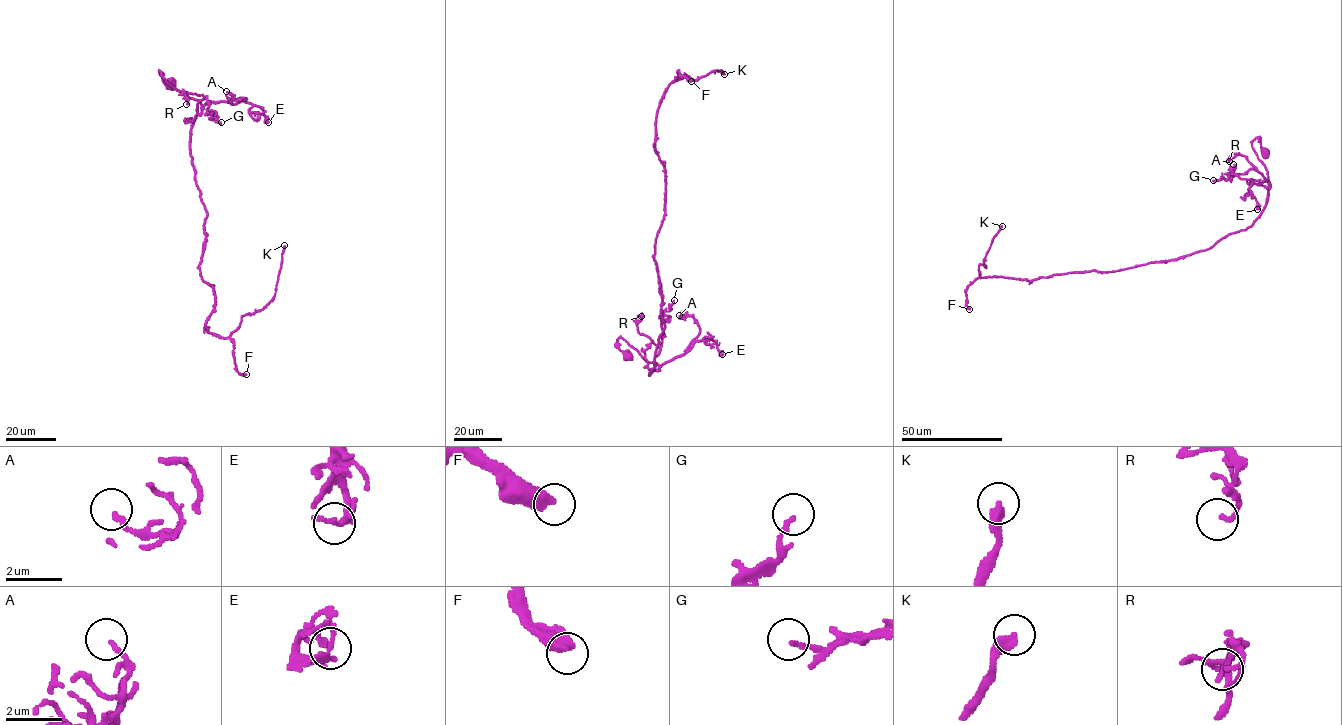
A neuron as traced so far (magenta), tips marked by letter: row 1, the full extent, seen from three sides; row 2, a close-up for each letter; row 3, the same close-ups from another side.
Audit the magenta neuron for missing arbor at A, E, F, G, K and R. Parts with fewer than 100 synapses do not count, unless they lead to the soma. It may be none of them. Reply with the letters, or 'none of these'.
F, K

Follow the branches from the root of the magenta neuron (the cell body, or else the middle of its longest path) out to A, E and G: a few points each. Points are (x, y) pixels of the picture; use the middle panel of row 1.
A: (627, 354), (619, 347), (620, 337), (646, 361), (660, 365), (682, 356), (699, 326), (691, 316), (679, 315)
E: (627, 354), (619, 347), (620, 337), (646, 361), (660, 365), (707, 338), (722, 354)
G: (627, 354), (620, 337), (659, 371), (661, 323), (670, 319), (664, 313), (674, 300)

